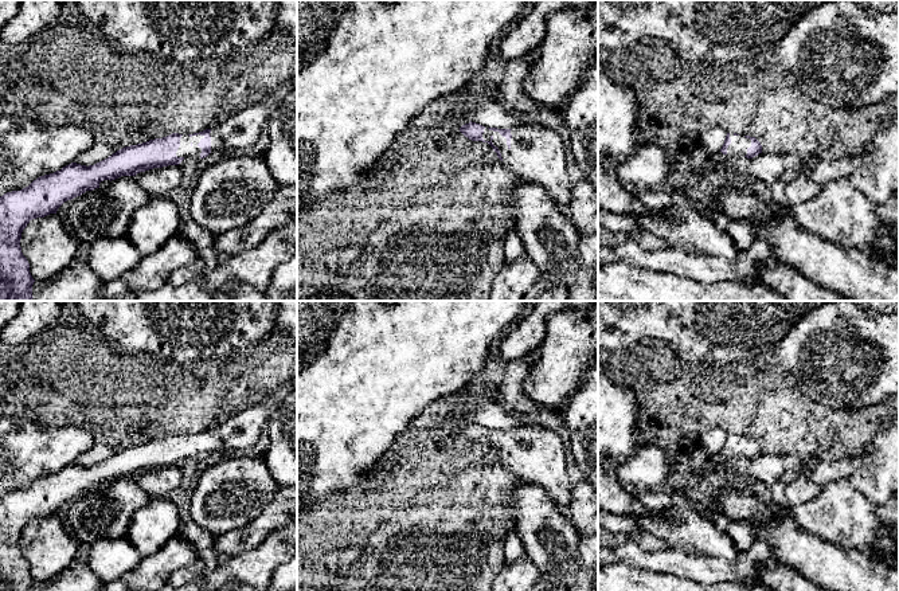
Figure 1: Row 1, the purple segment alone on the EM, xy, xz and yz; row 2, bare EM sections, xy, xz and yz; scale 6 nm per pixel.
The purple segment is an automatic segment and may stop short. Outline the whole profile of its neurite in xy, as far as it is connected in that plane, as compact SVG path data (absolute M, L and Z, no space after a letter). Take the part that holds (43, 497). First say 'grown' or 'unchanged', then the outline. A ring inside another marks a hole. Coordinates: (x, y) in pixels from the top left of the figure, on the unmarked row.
grown; M261 402L211 430L125 447L89 467L71 463L20 492L4 494L0 497L0 591L32 591L35 580L20 548L22 533L32 520L56 514L65 502L99 489L103 481L179 466L187 458L249 453L261 439L269 412L269 406Z

